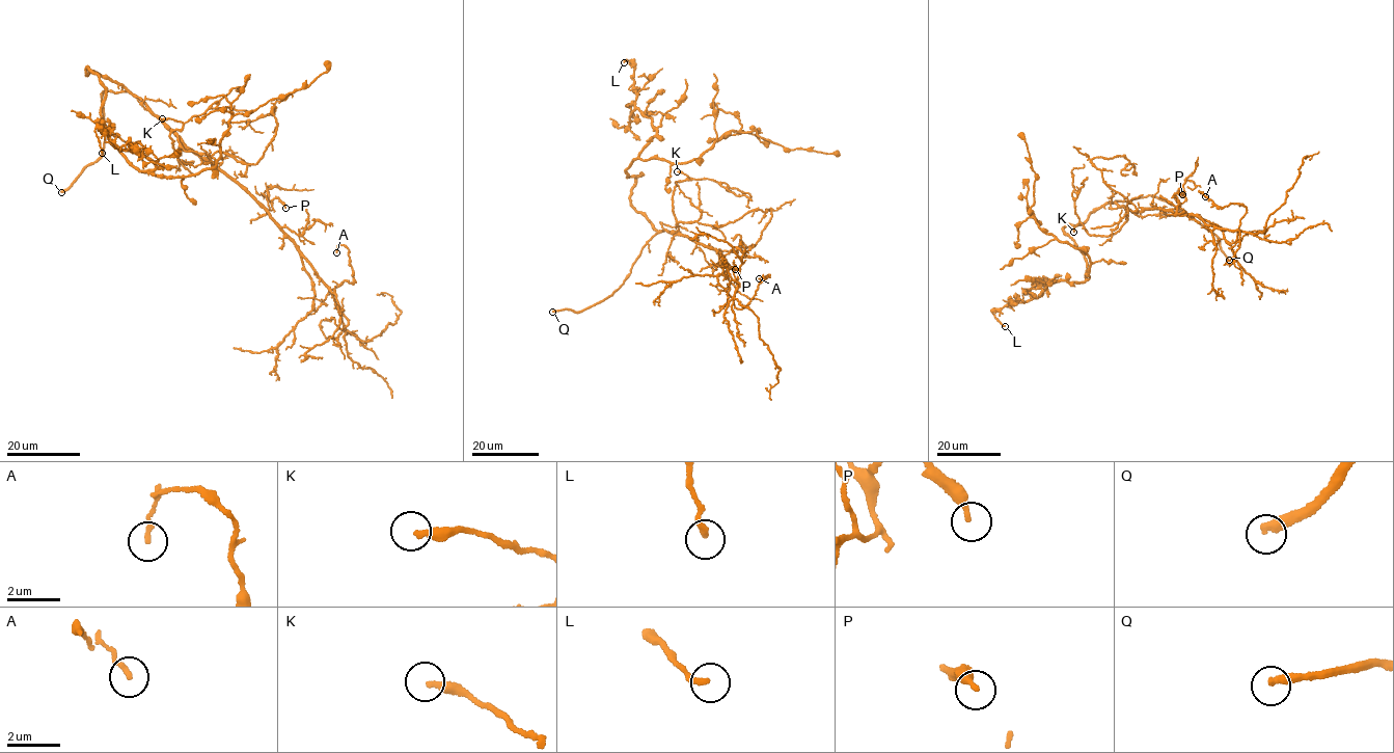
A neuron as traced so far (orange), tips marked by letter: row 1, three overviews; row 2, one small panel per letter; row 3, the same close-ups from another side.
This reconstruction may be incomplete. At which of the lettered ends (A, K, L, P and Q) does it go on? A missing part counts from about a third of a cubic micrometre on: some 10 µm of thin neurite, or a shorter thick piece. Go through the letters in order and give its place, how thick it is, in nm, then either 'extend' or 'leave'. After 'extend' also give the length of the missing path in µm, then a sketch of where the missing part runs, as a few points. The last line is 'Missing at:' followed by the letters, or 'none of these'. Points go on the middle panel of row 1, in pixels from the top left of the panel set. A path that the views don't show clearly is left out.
A: at (759, 278); 190 nm thick; leave
K: at (677, 171); 260 nm thick; extend; about 20 µm are missing
L: at (624, 62); 240 nm thick; leave
P: at (735, 269); 280 nm thick; leave
Q: at (552, 312); 320 nm thick; extend; about 20 µm are missing
Missing at: K, Q

